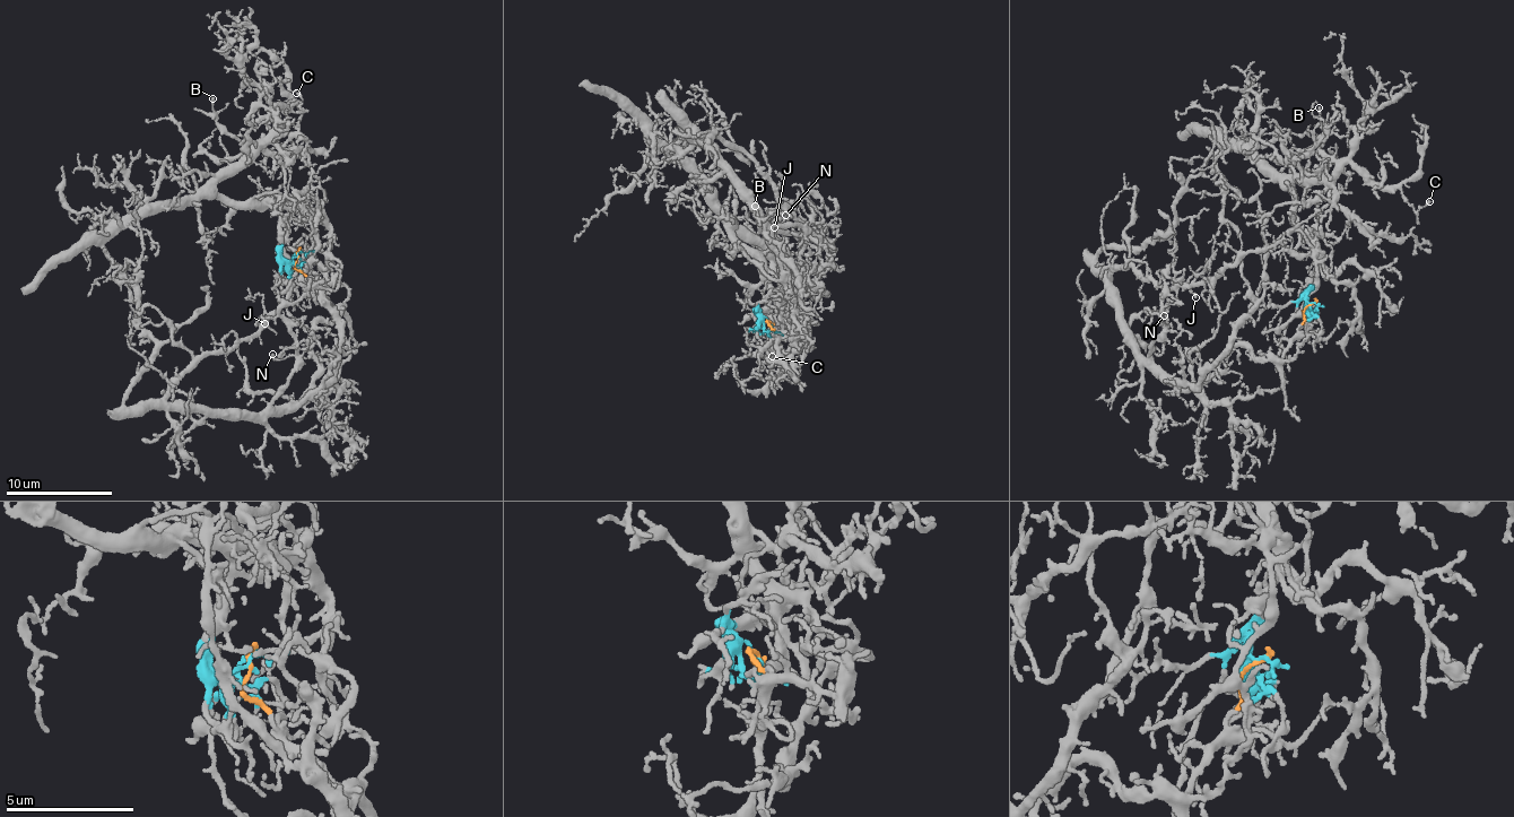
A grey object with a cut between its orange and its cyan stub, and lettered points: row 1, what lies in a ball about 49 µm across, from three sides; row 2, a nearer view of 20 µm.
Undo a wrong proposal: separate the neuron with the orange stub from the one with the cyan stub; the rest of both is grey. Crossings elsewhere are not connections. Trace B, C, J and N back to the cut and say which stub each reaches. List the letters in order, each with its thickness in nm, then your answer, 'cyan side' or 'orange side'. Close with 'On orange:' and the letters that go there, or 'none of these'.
B: calibre 150 nm; cyan side
C: calibre 160 nm; cyan side
J: calibre 180 nm; orange side
N: calibre 100 nm; orange side
On orange: J, N

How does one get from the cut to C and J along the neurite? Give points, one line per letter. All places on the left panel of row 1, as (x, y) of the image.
C: (297, 253), (284, 257), (286, 210), (234, 201), (216, 185), (272, 129), (284, 102), (301, 110), (297, 93)
J: (297, 253), (336, 307), (315, 326), (316, 379), (293, 408), (234, 418), (166, 399), (209, 354), (266, 324)

